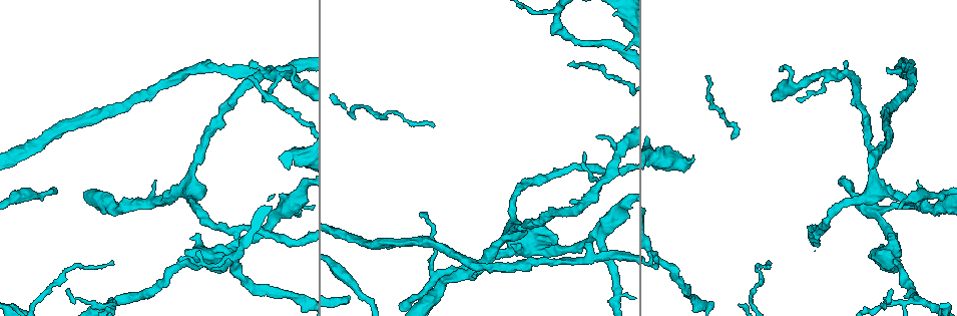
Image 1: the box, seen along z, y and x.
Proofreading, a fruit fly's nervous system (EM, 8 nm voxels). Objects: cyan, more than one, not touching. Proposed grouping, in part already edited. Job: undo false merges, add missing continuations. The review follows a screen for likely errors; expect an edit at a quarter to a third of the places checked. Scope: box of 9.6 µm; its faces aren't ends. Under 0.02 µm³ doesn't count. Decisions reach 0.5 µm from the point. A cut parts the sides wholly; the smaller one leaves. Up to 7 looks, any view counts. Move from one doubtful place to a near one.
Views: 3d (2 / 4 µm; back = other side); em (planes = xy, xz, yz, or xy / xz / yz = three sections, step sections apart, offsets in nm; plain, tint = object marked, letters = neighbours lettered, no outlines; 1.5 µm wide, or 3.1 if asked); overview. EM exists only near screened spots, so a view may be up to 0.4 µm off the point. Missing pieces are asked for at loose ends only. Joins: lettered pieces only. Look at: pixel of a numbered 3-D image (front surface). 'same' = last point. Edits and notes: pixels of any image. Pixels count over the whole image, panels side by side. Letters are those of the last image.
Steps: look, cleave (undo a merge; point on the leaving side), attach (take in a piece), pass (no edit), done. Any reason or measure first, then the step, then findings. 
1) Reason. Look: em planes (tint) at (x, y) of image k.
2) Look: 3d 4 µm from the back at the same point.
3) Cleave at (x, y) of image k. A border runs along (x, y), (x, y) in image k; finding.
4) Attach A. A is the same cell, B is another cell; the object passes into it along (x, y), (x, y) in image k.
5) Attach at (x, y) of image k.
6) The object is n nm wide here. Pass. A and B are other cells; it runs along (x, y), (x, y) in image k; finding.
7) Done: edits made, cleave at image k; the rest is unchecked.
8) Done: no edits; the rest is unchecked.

Thin neck. Look: 3d 2 µm at (607, 176) of image 1.

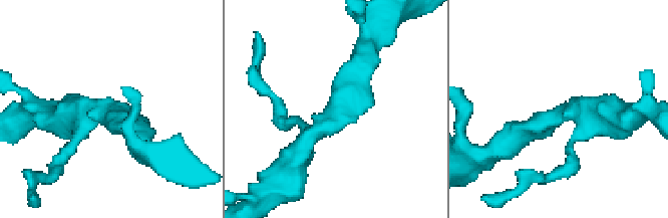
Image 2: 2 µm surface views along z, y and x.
Look: em yz step 8 (tint) at (336, 107) of image 2.

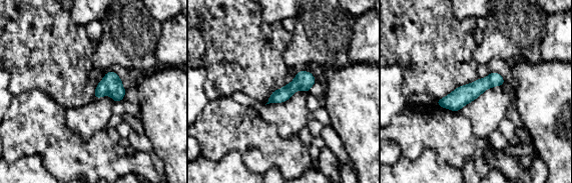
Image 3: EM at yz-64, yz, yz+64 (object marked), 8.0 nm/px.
Look: em planes (letters) at the same point.

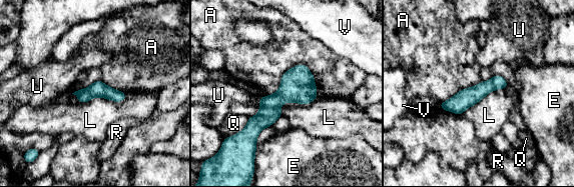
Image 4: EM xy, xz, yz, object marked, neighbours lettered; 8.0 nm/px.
The object is 130 nm wide here. Pass. A, E, L, Q, R, U and V are other cells; it runs along (305, 68), (248, 137) in image 4; one cell here.

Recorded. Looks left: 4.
Branch stops here. Look: 3d 4 µm at (590, 244) of image 1.

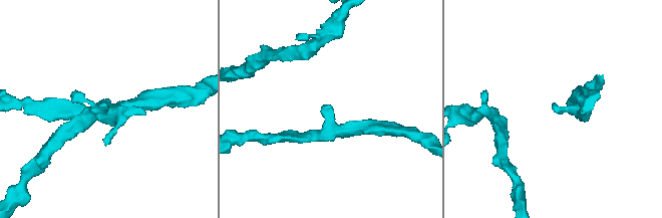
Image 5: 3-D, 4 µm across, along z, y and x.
The arms are 190, 220 nm wide. Look: em yz step 8 (tint) at (553, 104) of image 5.

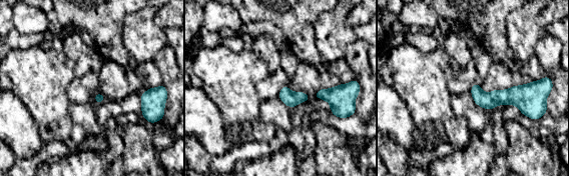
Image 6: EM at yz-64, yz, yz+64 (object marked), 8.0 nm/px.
What lies round it. Look: em yz step 8 (letters) at the same point.

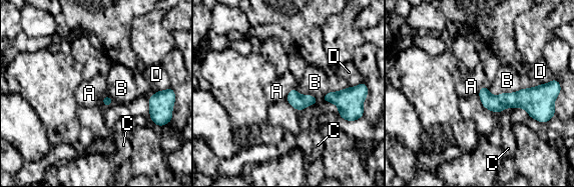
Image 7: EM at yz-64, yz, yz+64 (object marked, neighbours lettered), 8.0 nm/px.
The longest contact is with B, 280 nm. Pass. A, B, C and D are other cells; a border runs along (296, 88), (289, 92), (285, 99) in image 7; none of them fits.

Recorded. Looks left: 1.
Done: no edits; the rest is unchecked.

